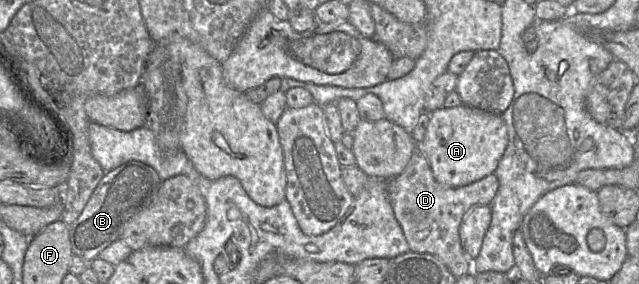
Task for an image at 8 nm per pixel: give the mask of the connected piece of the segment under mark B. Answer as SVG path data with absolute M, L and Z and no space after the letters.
M129 161L105 172L84 210L70 225L73 254L87 263L97 258L103 249L120 238L126 224L152 203L162 182L153 167L140 161Z

